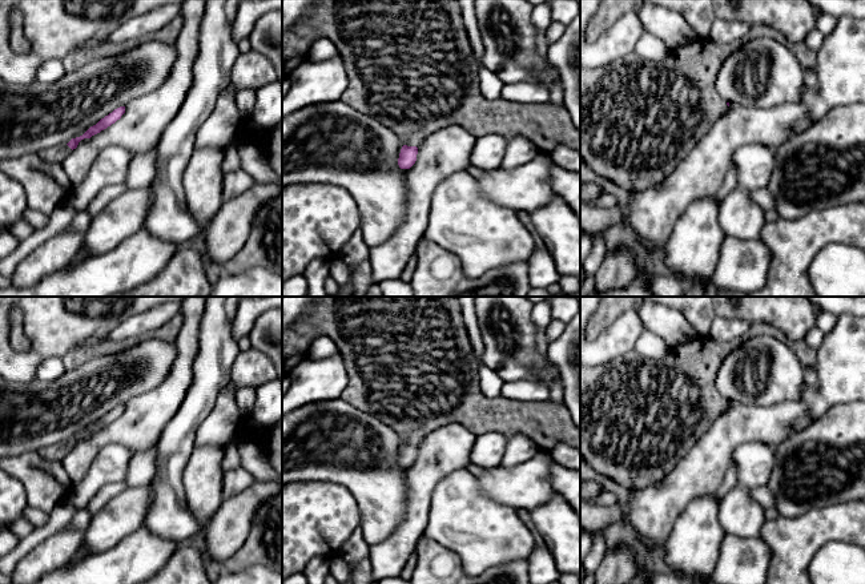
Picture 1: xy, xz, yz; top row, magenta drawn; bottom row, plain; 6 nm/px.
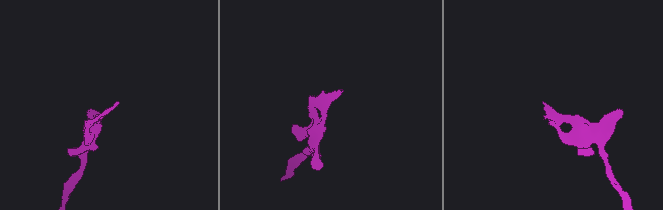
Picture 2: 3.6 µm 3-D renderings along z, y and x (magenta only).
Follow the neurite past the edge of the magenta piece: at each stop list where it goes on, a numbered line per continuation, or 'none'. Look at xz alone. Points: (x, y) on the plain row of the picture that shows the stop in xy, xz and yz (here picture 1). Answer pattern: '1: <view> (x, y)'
1: xz (409, 359)

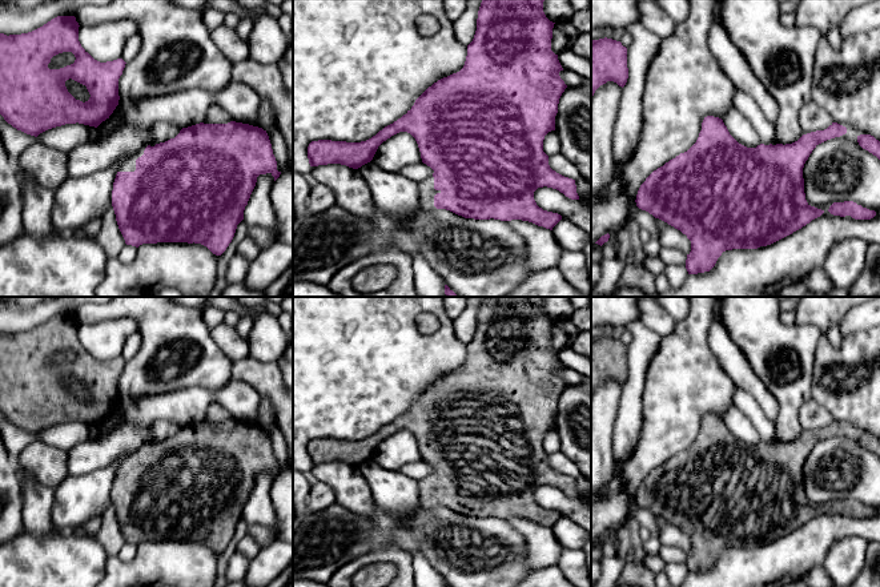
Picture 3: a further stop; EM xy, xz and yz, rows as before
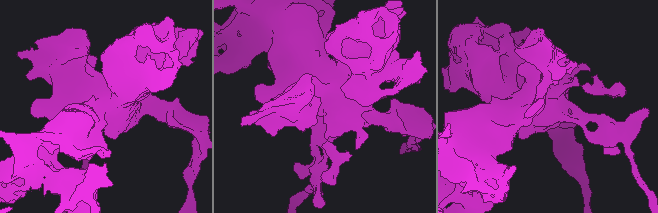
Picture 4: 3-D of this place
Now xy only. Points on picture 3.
1: xy (129, 463)

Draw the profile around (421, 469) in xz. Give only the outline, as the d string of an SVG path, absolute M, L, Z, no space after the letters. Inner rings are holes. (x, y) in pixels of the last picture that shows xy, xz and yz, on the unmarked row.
M419 461L415 463L409 463L403 467L401 467L398 471L405 474L406 477L419 481L421 478L433 474L434 469L430 465L427 465L426 462Z

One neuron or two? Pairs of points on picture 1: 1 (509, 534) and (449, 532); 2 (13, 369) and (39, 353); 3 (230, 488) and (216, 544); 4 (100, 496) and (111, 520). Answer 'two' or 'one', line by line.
1: one
2: one
3: two
4: two

